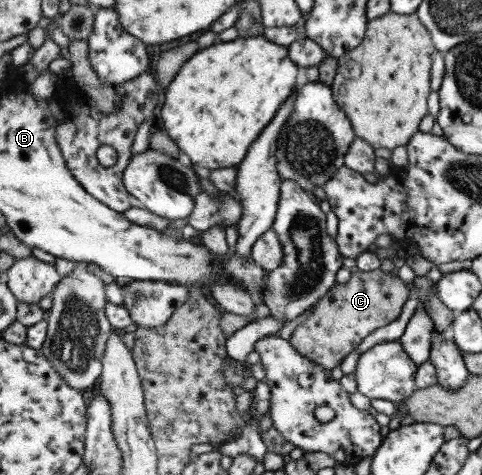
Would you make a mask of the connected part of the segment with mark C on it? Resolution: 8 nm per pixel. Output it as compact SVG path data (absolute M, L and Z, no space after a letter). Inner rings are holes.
M358 269L347 283L337 283L315 304L312 315L294 329L289 340L300 355L313 362L330 370L340 367L366 337L399 319L409 301L411 285L397 271Z

